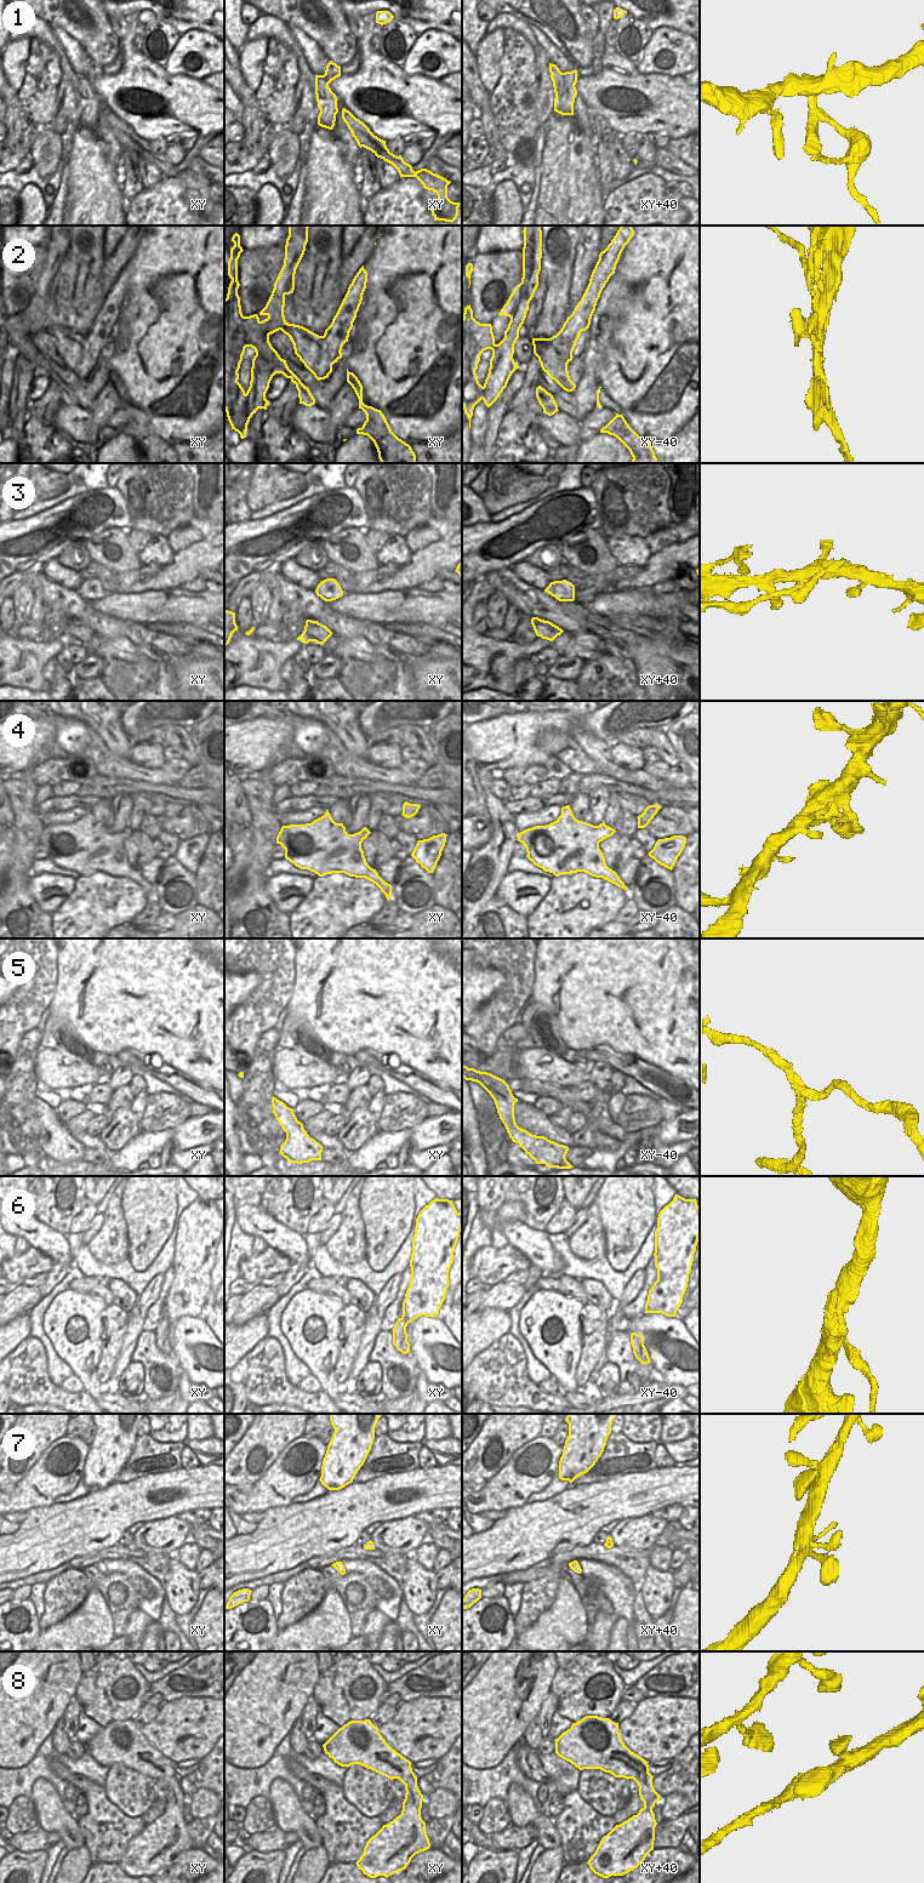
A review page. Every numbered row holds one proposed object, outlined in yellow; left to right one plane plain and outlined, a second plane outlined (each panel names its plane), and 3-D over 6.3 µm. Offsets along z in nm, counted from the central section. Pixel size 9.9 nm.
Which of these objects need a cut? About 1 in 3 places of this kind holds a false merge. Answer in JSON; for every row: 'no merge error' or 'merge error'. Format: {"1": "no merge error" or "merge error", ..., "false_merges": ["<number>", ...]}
{"1": "merge error", "2": "merge error", "3": "merge error", "4": "no merge error", "5": "no merge error", "6": "merge error", "7": "no merge error", "8": "no merge error", "false_merges": ["1", "2", "3", "6"]}

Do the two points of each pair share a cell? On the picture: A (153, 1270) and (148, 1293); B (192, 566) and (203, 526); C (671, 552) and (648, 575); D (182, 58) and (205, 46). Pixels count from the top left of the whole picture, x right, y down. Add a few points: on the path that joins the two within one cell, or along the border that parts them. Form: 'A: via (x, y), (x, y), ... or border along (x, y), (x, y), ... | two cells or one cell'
A: border along (161, 1272), (163, 1285), (159, 1296), (148, 1307) | two cells
B: border along (211, 535), (203, 538) | two cells
C: via (665, 558), (654, 569) | one cell
D: via (188, 52), (199, 51) | one cell

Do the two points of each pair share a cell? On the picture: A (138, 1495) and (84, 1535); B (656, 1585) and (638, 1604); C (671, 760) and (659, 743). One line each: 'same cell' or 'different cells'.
A: same cell
B: different cells
C: same cell

